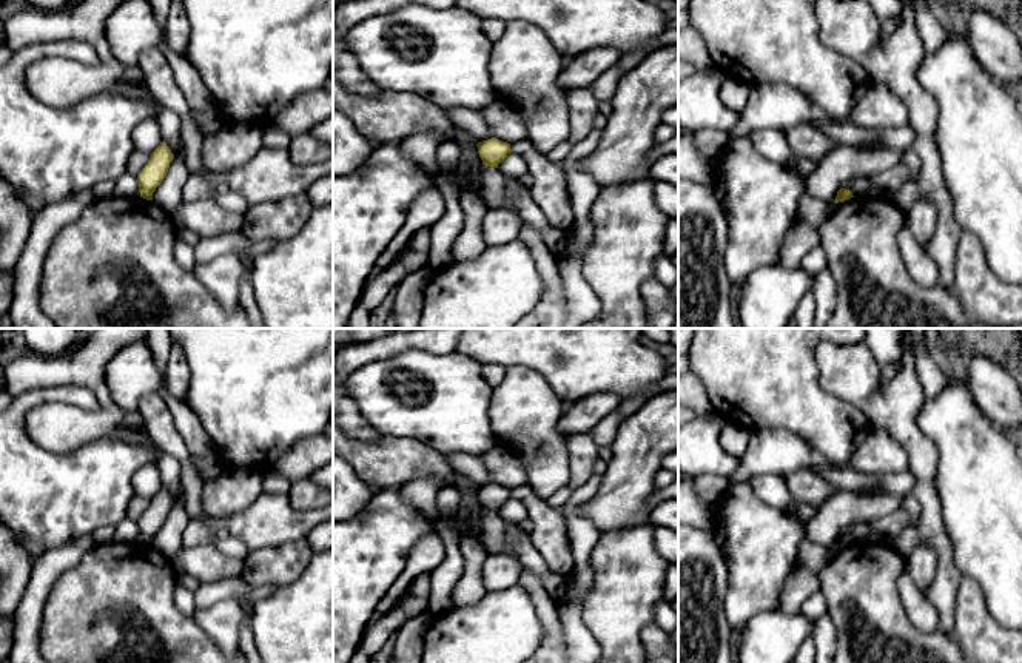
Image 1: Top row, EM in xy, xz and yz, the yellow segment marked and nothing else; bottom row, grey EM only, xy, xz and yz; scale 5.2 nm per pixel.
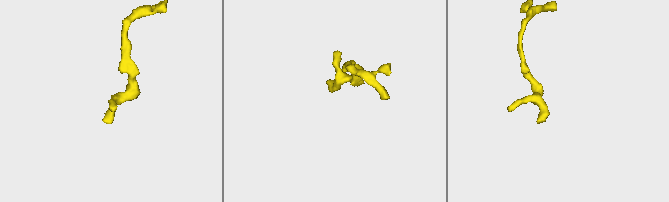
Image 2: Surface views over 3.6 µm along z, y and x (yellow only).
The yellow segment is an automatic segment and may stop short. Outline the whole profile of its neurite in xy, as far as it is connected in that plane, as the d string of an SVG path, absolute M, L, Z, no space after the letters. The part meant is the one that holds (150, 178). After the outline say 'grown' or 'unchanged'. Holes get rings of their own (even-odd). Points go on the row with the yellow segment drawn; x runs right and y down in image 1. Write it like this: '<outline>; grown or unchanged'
M160 142L160 145L150 154L145 168L137 176L140 197L153 200L153 193L165 179L173 159L174 154L170 146L165 142Z; unchanged

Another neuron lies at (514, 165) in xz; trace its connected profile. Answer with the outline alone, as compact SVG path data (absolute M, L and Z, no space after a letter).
M516 153L507 154L498 165L498 170L509 182L518 180L523 174L529 173L527 162Z

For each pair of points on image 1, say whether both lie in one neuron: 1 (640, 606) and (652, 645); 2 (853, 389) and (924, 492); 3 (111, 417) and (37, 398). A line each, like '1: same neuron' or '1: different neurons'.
1: different neurons
2: same neuron
3: different neurons

